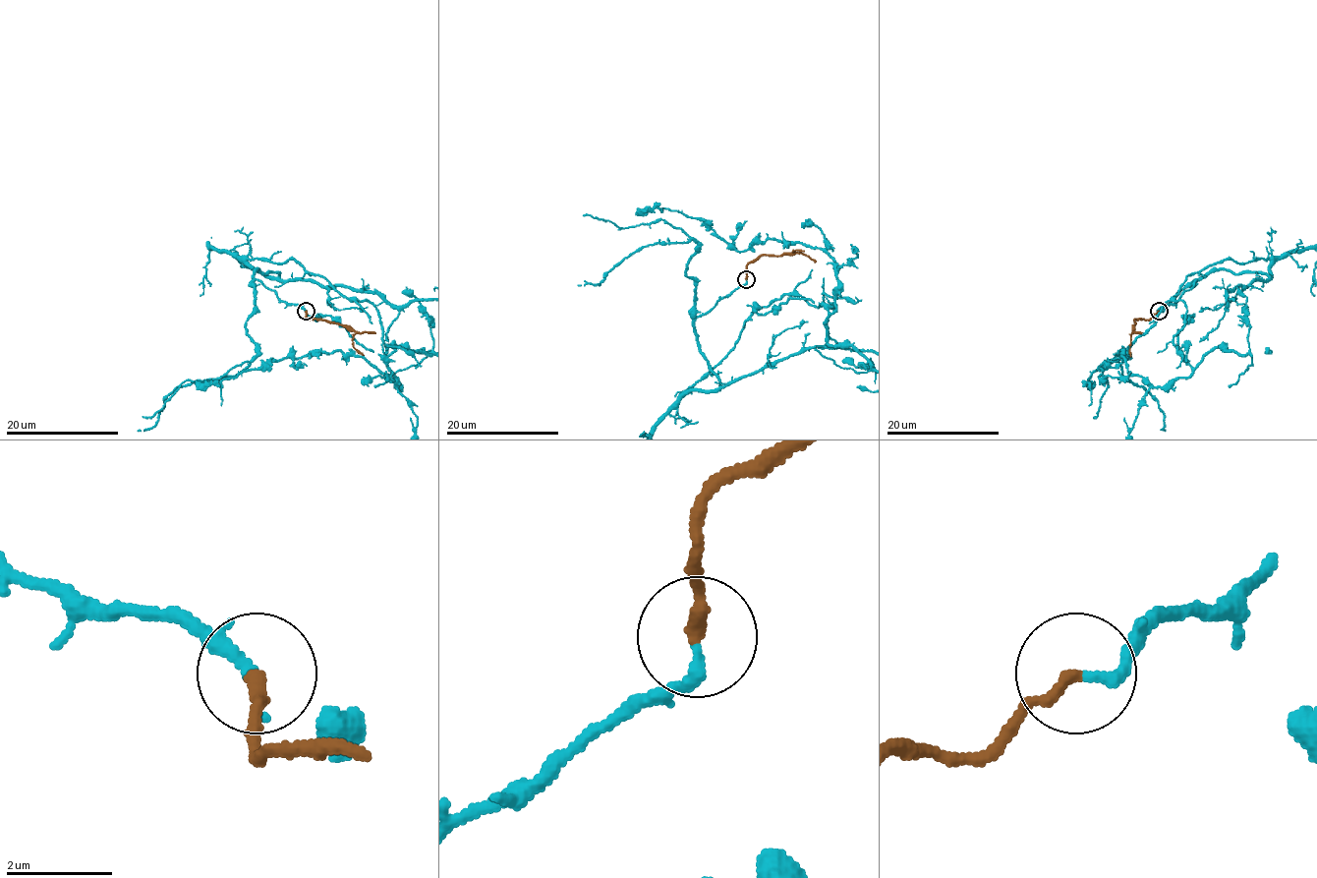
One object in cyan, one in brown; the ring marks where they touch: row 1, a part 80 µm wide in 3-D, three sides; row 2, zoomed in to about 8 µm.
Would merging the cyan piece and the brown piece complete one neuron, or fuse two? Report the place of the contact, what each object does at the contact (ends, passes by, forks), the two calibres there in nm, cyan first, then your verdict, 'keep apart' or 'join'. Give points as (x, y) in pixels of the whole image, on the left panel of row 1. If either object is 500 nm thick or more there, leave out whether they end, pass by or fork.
at (306, 311); cyan ends there; brown ends there; 240 nm thick on the cyan side, 260 nm on the other; join

